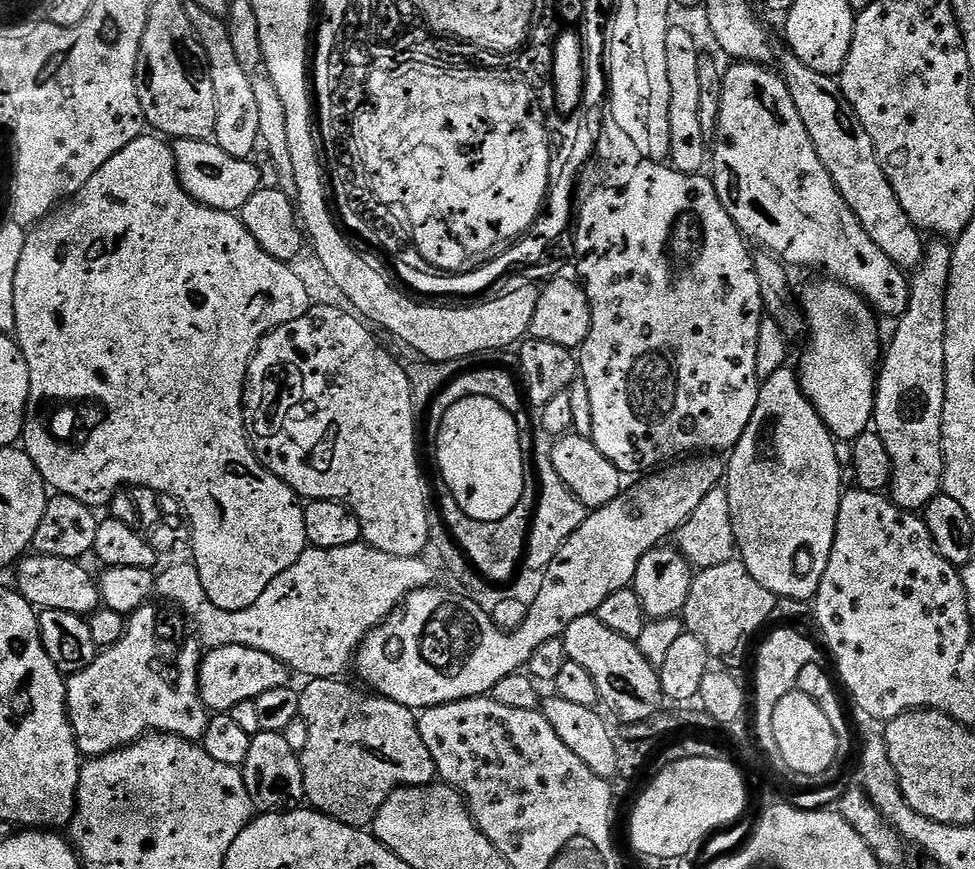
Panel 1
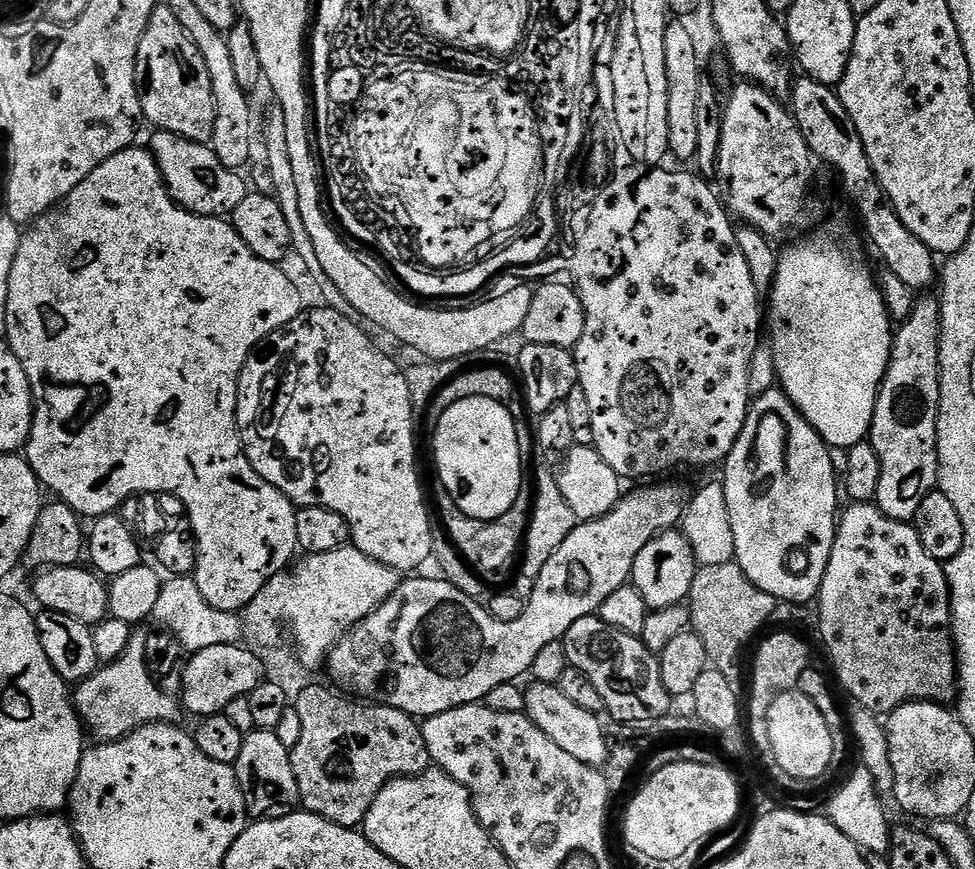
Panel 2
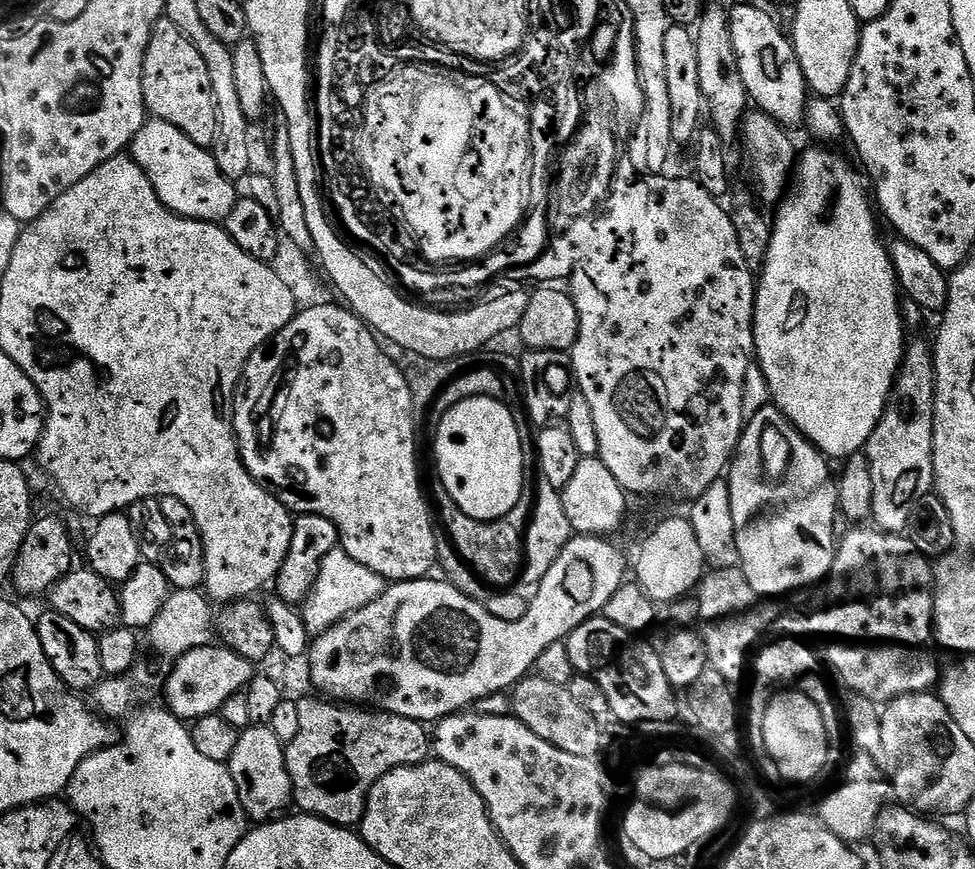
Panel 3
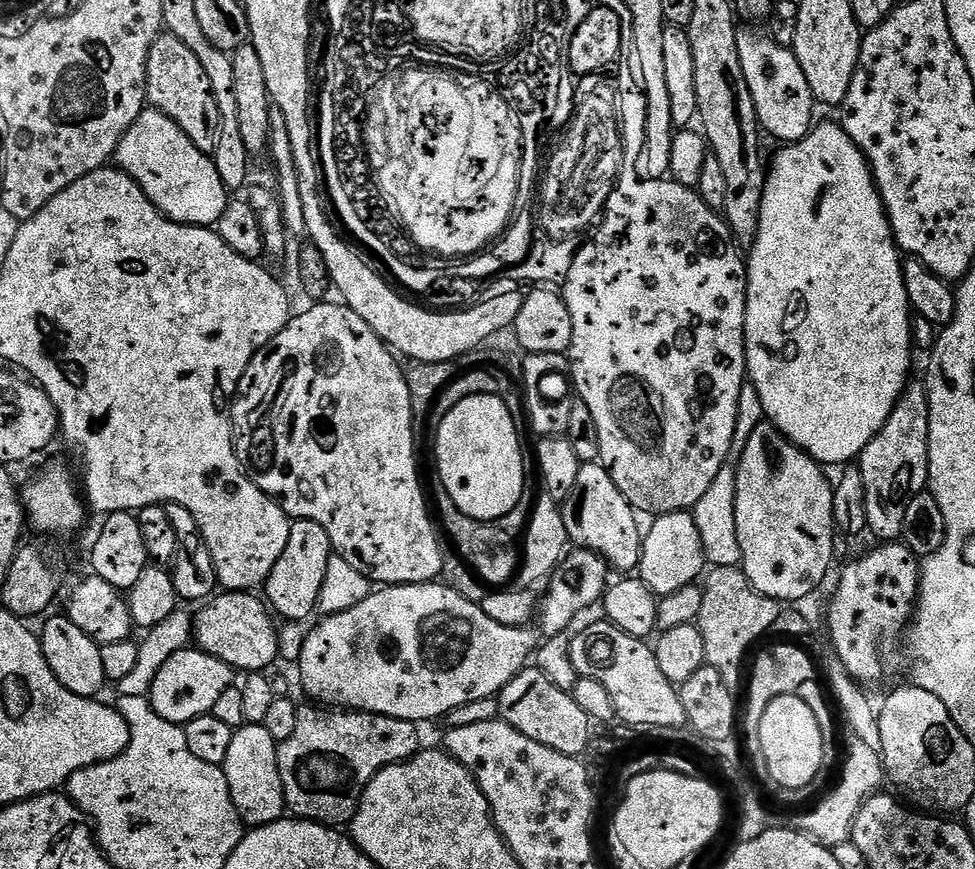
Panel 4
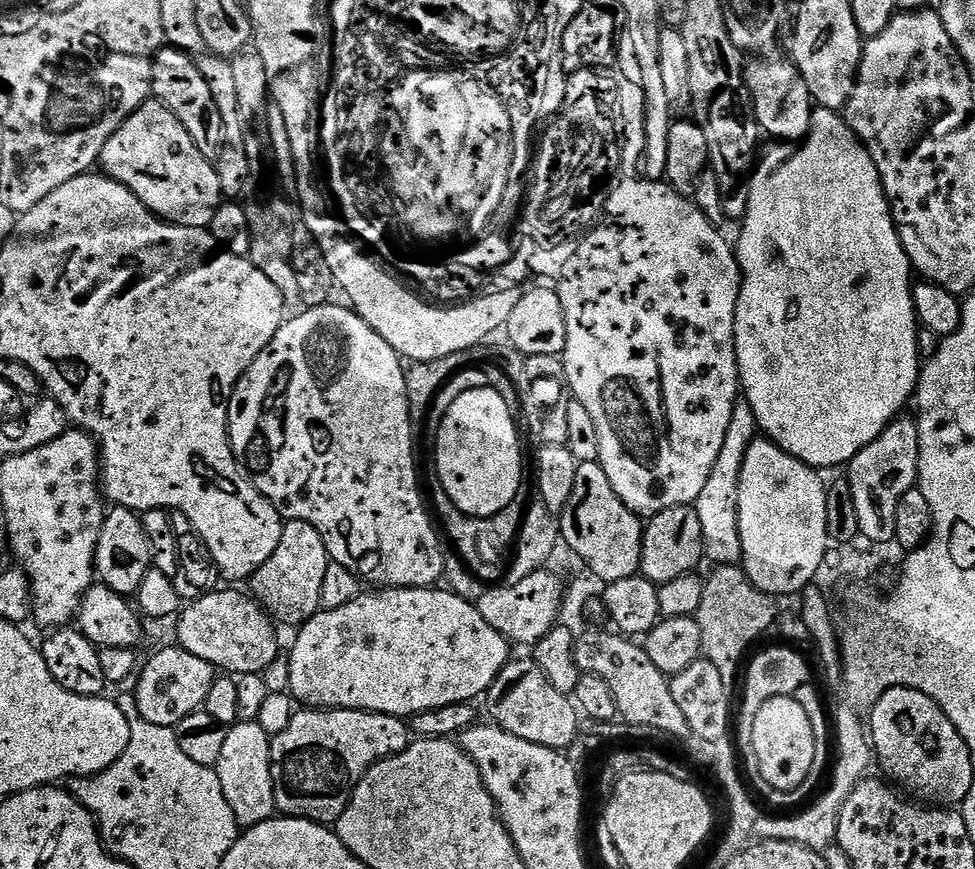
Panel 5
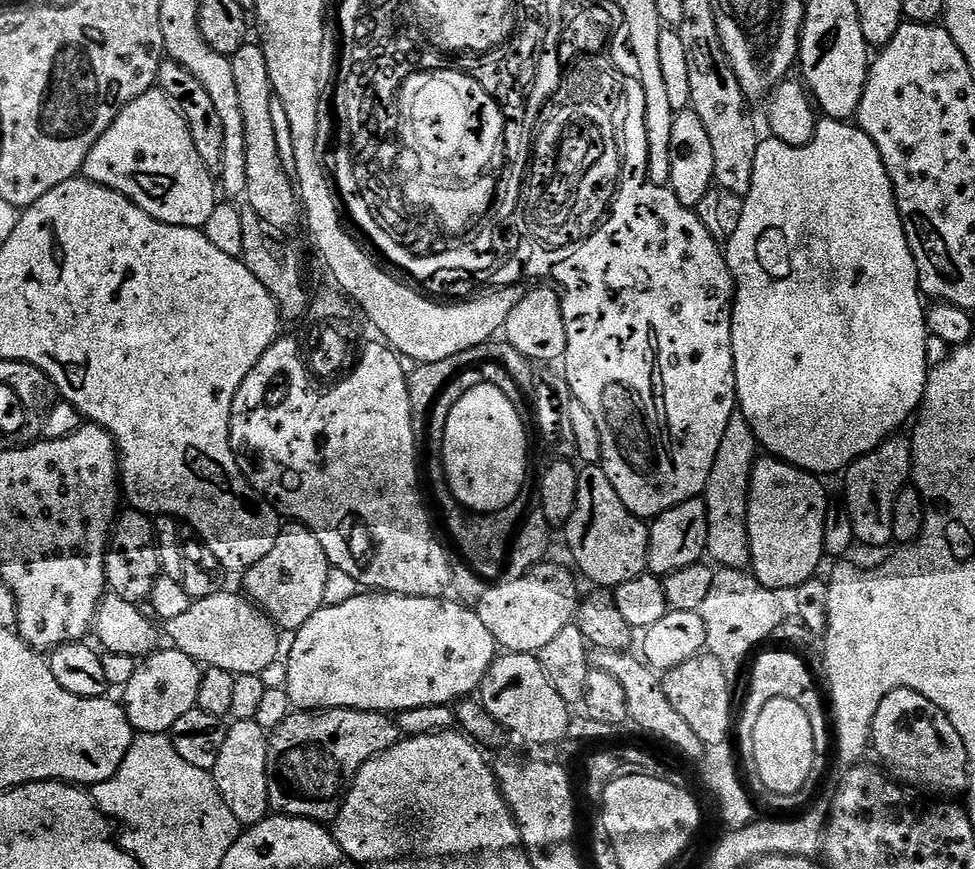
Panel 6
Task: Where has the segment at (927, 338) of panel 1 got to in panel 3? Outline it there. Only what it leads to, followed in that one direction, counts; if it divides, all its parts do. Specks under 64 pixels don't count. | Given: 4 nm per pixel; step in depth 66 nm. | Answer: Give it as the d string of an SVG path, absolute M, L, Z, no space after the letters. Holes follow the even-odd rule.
M916 340L913 344L911 341L905 347L904 361L900 364L900 372L888 395L888 406L866 445L870 478L874 478L871 519L875 527L884 532L903 533L908 527L913 502L919 496L929 495L934 488L932 443L936 371L932 361L933 351L933 345L924 340Z

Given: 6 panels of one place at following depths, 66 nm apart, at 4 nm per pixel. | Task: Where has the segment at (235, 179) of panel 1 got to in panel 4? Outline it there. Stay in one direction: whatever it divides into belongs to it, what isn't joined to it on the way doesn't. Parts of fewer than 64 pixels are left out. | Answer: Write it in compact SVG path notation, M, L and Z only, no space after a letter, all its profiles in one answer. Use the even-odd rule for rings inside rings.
M145 107L140 117L130 126L130 130L124 132L124 137L116 147L114 164L121 172L126 172L130 178L134 178L134 182L142 186L146 198L150 198L152 205L176 224L190 224L194 228L212 228L218 222L218 218L222 218L222 210L226 210L230 199L230 189L218 175L211 155L198 150L198 146L194 146L194 142L186 138L178 122L174 122L158 108Z

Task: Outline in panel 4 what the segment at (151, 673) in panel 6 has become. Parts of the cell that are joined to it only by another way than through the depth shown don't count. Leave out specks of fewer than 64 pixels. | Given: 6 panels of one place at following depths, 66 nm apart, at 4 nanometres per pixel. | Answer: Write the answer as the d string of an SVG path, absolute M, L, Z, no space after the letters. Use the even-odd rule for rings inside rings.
M189 646L184 651L174 654L159 670L150 685L152 709L166 722L181 726L194 718L207 716L212 711L214 702L234 684L234 671L218 657Z

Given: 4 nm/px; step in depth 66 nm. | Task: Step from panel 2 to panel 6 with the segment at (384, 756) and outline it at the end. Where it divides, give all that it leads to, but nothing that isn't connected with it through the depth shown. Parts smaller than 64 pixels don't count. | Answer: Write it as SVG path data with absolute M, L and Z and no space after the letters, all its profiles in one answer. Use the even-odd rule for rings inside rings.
M329 708L322 712L293 711L268 741L270 805L277 813L331 825L342 810L344 797L366 762L390 750L402 739L395 719L383 712Z

